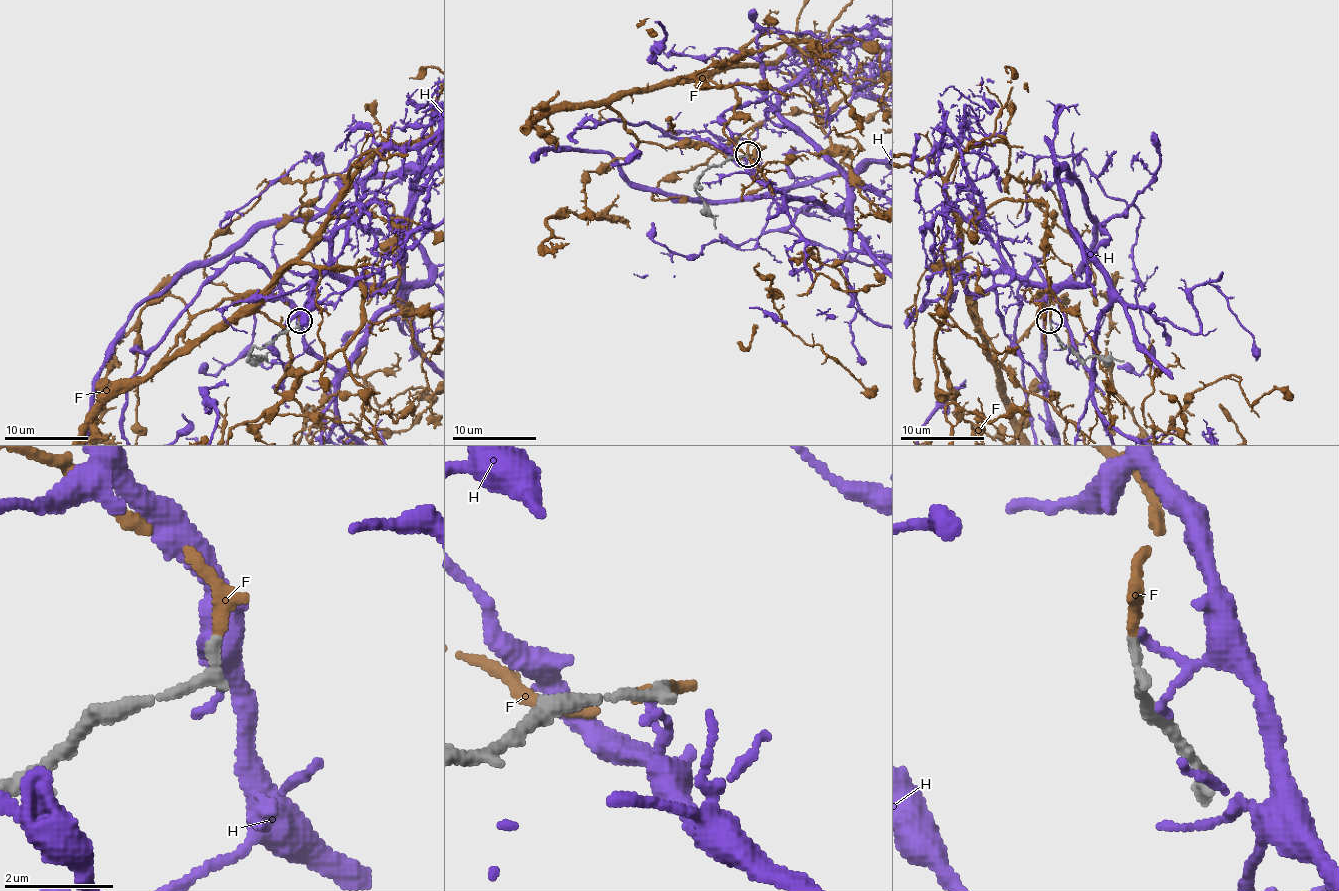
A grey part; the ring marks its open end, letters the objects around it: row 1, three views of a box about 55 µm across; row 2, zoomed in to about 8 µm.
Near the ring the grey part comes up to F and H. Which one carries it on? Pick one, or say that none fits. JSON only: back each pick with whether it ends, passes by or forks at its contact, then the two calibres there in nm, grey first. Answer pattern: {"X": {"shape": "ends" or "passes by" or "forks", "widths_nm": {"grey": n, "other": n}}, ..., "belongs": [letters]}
{"F": {"shape": "ends", "widths_nm": {"grey": 240, "other": 240}}, "belongs": ["F"]}

